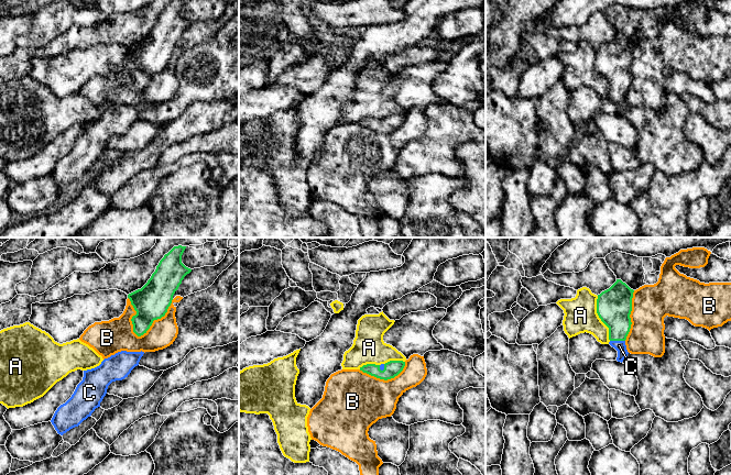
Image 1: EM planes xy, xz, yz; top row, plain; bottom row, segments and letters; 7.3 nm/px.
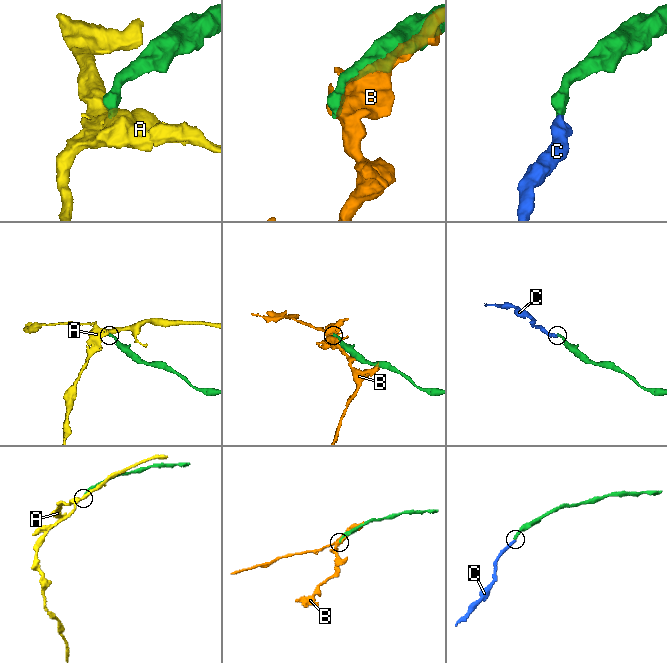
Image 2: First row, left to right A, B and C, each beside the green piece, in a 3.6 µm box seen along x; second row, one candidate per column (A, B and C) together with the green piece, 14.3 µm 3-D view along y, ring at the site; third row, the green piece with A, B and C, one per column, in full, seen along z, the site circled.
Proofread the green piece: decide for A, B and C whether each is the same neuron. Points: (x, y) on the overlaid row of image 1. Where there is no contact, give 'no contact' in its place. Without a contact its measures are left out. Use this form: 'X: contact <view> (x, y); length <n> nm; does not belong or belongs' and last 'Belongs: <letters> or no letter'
A: contact yz (599, 317); length 340 nm; does not belong
B: contact xy (154, 319); length 380 nm; does not belong
C: contact yz (618, 340); length 110 nm; belongs
Belongs: C

